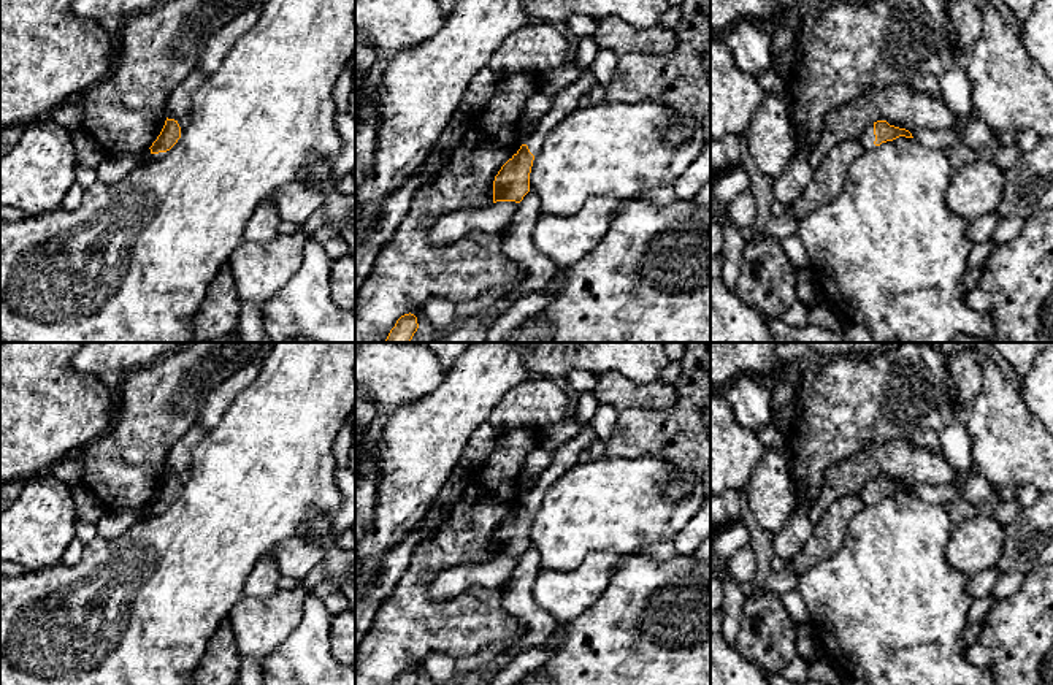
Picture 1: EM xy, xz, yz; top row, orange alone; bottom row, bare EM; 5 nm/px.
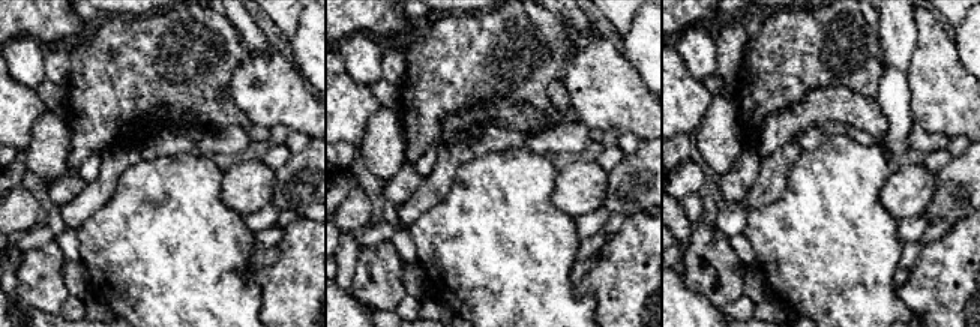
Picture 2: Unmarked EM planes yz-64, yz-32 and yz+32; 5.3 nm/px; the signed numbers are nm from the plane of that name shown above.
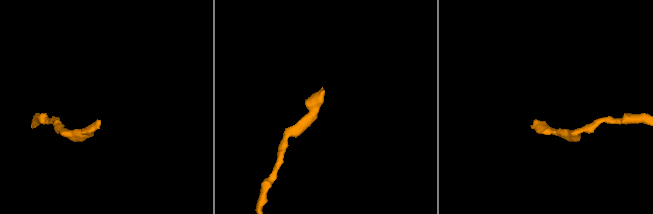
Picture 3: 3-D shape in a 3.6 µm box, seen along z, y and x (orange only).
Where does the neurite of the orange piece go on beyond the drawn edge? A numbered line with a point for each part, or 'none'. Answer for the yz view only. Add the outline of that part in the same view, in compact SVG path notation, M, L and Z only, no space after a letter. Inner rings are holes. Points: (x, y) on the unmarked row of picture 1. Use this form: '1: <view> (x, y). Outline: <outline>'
1: yz (866, 492). Outline: M869 477L864 480L864 484L861 485L858 496L861 498L861 501L864 503L864 506L872 506L877 501L874 499L875 496L875 490L874 490L874 477Z

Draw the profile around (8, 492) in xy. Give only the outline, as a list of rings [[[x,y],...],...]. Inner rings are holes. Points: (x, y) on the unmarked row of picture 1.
[[[14,479],[0,485],[0,512],[3,512],[22,492],[24,480]]]

